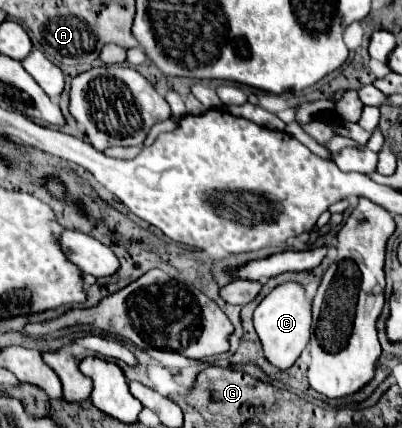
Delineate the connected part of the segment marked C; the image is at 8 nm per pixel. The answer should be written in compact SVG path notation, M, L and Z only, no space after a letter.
M285 282L281 286L277 286L273 292L269 292L261 300L261 304L255 308L253 322L255 322L255 330L259 334L259 340L263 344L263 352L267 356L267 360L281 370L293 366L309 342L311 304L313 302L307 298L307 292L299 282Z

